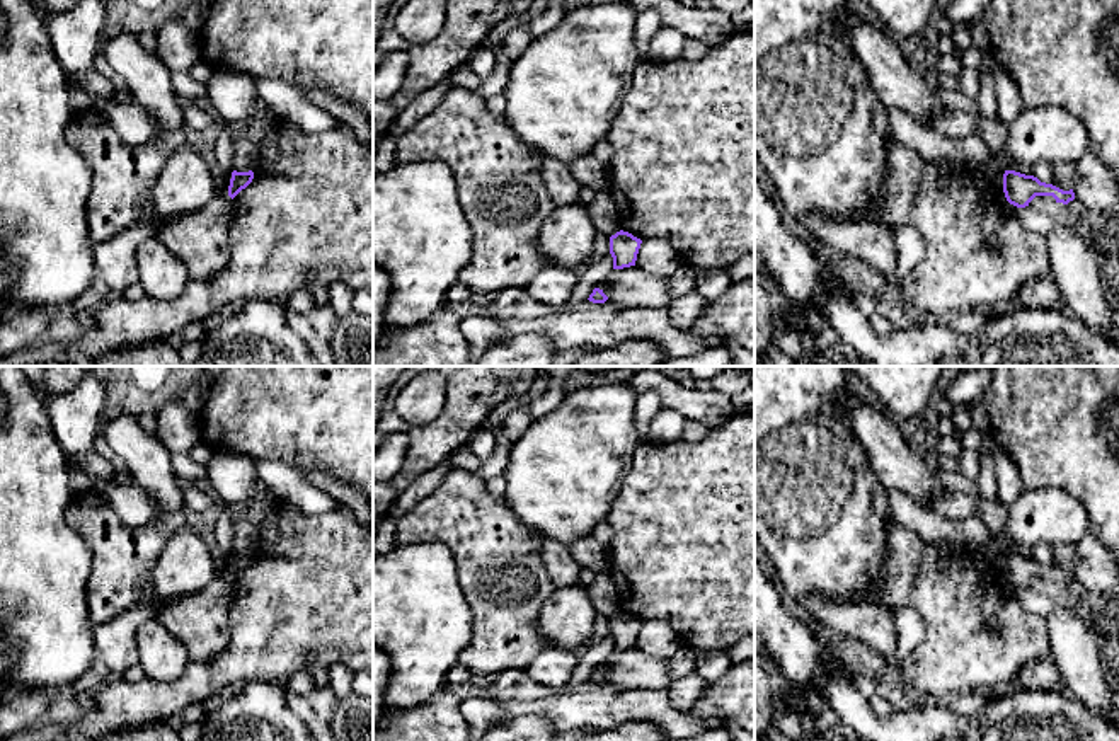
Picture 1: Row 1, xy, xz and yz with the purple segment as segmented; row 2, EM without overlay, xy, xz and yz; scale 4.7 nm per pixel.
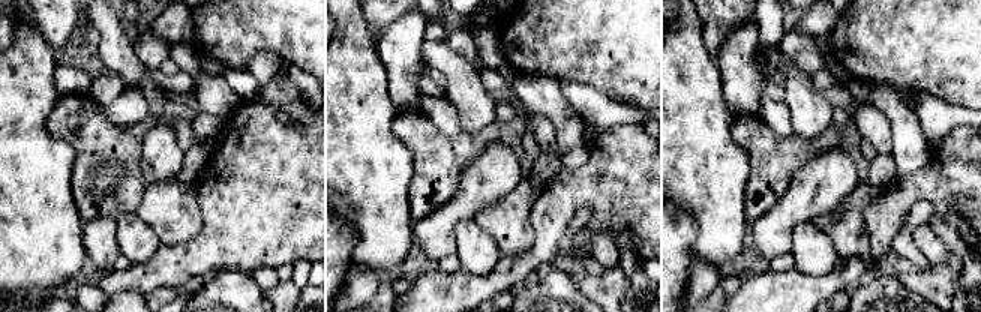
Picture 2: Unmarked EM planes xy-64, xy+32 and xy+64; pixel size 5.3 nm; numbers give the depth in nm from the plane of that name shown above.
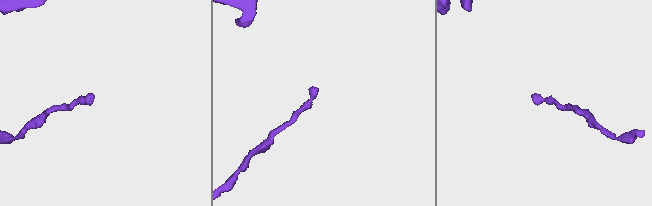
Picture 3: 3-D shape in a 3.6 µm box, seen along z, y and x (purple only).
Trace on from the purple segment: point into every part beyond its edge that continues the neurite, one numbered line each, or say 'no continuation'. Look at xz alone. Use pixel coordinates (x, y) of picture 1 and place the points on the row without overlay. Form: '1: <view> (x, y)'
no continuation

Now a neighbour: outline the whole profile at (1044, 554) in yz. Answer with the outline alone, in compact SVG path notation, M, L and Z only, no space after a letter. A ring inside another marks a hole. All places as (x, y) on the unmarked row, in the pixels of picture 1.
M1037 545L1034 549L1034 559L1063 572L1073 571L1073 555L1075 545Z

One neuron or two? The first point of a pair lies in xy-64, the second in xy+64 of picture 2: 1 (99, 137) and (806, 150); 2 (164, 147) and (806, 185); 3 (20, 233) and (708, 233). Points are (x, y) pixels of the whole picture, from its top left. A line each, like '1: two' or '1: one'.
1: one
2: one
3: one

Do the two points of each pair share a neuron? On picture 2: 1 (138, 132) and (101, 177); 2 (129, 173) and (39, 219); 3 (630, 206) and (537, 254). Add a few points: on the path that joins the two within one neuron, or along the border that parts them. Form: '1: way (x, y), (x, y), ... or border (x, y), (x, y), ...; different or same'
1: way (128, 143), (107, 167); same
2: border (72, 167), (72, 200), (83, 222); different
3: way (603, 200), (576, 200), (549, 227); same

